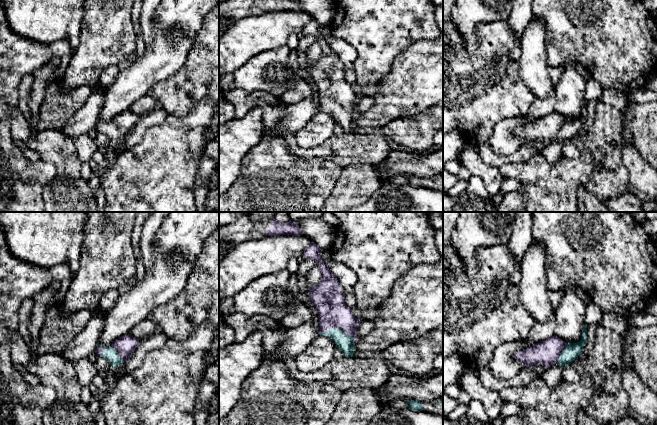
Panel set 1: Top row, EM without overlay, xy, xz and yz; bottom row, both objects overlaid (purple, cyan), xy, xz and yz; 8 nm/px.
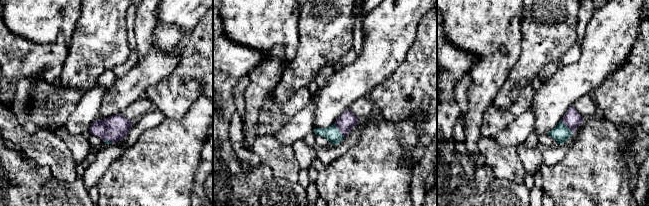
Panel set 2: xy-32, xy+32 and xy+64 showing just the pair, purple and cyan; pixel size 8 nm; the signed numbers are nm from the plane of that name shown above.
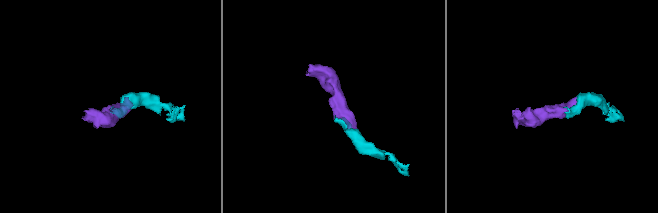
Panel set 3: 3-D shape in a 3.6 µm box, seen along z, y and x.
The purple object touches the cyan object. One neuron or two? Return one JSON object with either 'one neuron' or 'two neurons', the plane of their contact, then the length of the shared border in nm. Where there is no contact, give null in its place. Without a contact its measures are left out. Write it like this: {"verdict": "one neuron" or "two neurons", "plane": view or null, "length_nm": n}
{"verdict": "one neuron", "plane": "xz", "length_nm": 300}

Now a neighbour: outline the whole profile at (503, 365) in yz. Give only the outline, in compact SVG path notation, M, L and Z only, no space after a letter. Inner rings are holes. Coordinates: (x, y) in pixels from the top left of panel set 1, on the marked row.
M521 341L500 344L489 363L492 374L500 379L511 379L520 373L526 365L515 359L517 352L525 350L532 344Z

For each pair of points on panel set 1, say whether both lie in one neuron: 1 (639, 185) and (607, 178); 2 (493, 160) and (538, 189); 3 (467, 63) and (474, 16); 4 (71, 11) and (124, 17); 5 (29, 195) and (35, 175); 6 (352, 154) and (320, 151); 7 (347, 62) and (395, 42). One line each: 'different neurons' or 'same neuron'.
1: different neurons
2: different neurons
3: different neurons
4: different neurons
5: same neuron
6: same neuron
7: different neurons

